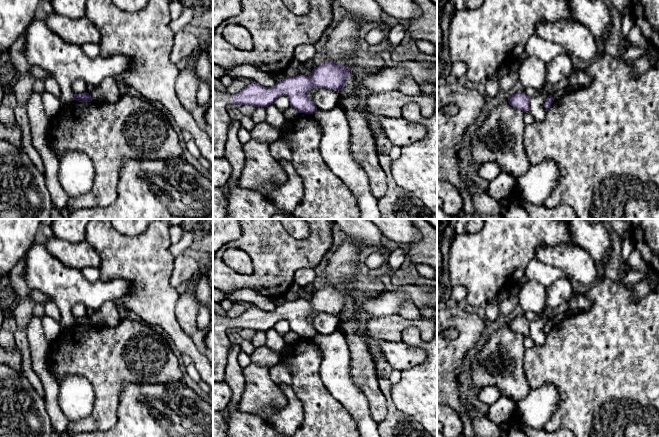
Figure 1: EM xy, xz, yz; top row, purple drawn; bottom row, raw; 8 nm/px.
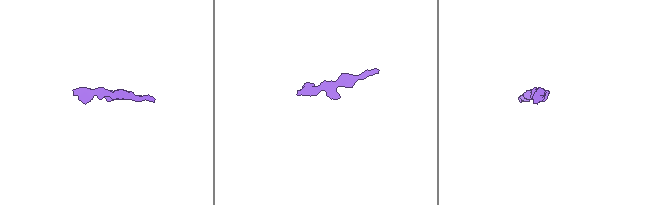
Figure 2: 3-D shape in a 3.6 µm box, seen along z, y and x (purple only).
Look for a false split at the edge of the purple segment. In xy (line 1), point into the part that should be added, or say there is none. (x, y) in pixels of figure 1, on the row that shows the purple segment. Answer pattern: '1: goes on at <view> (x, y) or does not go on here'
1: does not go on here

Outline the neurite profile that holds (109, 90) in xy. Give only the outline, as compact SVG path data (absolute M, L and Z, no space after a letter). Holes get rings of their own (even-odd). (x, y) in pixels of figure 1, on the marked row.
M106 77L89 95L94 102L115 103L123 91L124 89L116 77Z

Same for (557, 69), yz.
M567 52L555 56L546 64L545 84L541 89L538 90L534 97L530 98L529 112L534 121L542 121L546 116L547 110L544 107L544 103L547 97L550 95L547 92L547 88L568 77L571 74L572 69L572 60L570 58L570 54Z

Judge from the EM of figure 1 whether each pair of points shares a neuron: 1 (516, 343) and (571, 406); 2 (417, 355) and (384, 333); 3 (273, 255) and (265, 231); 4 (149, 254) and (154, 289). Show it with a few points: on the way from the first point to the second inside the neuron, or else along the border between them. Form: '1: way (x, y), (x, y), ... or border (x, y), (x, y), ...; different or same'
1: border (526, 349), (524, 355), (525, 375); different
2: border (382, 340), (401, 341); different
3: way (272, 249), (265, 240), (265, 237); same
4: way (149, 263), (150, 280); same

